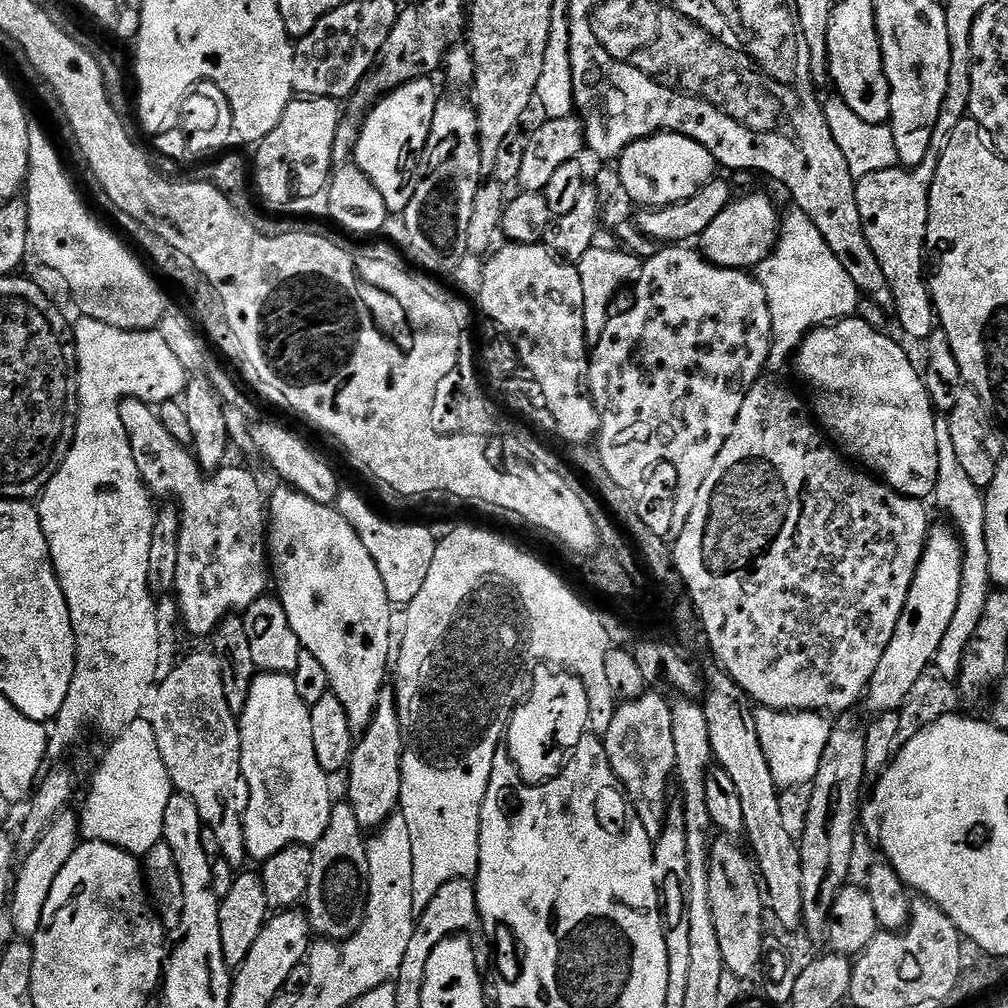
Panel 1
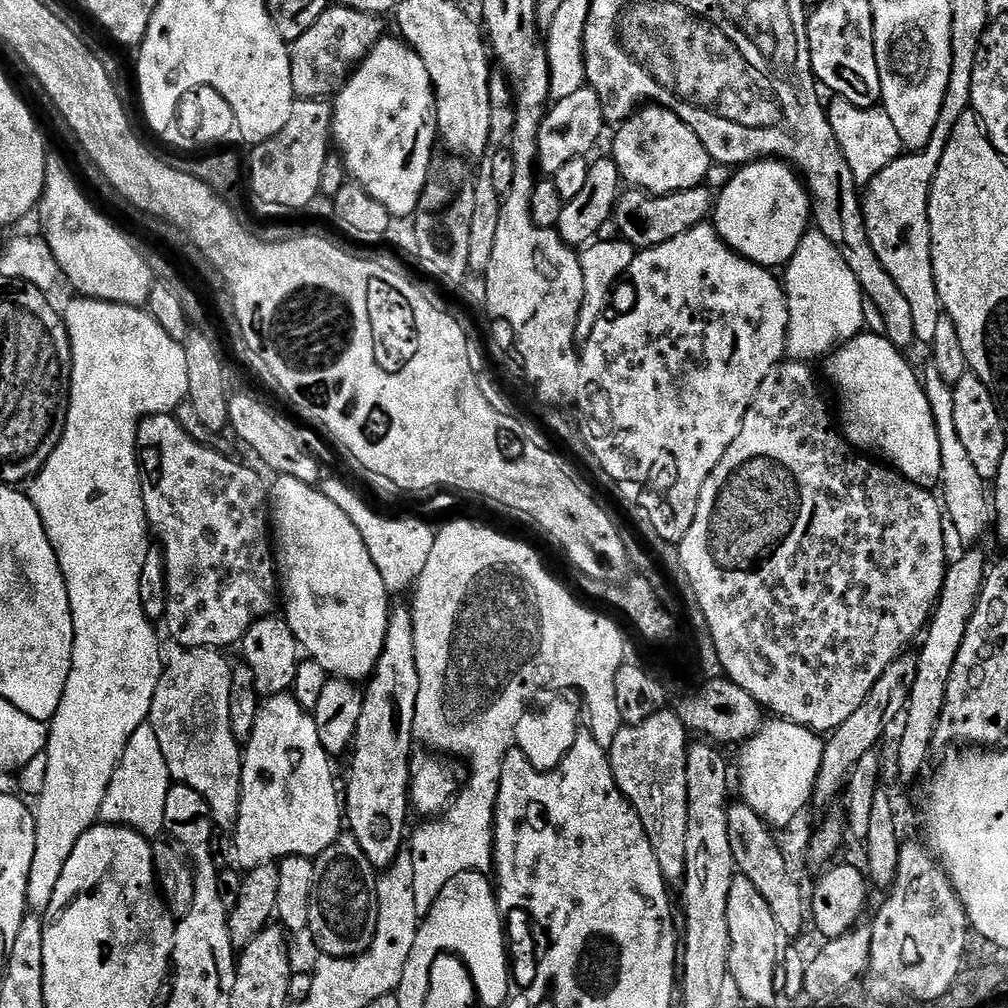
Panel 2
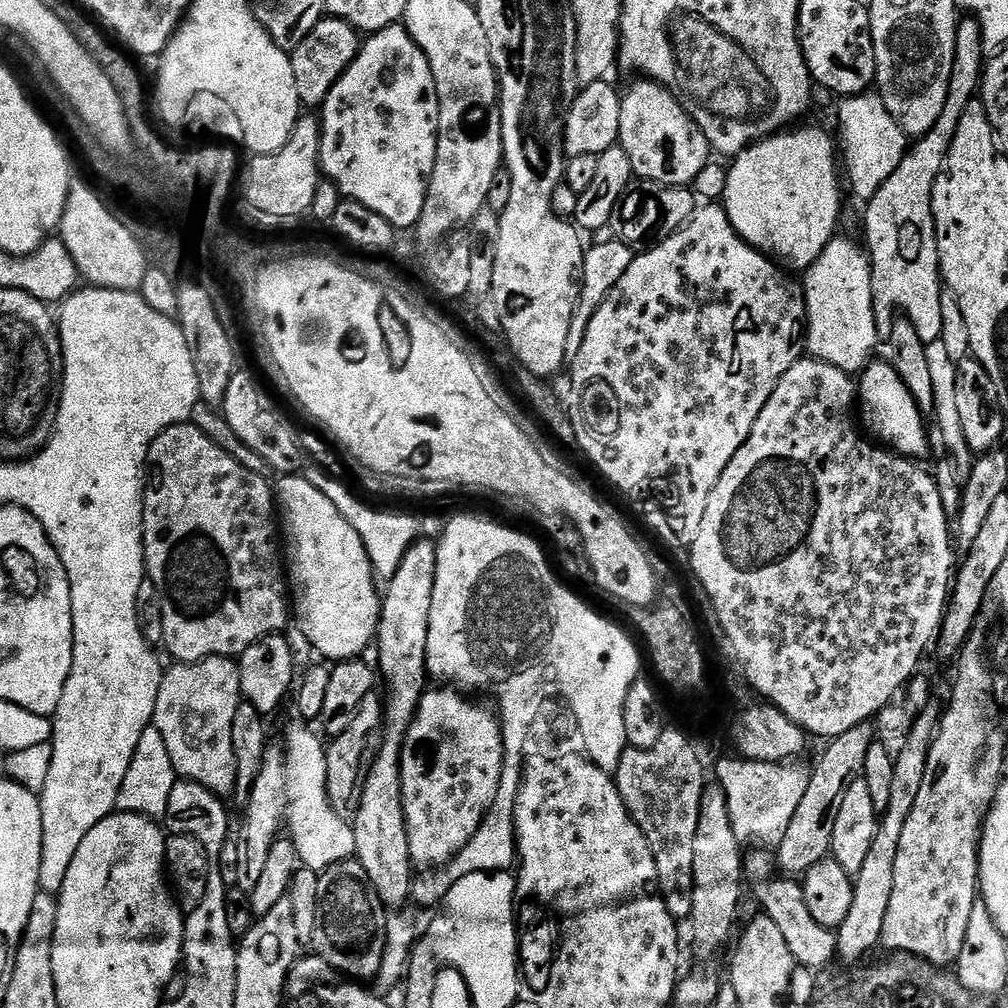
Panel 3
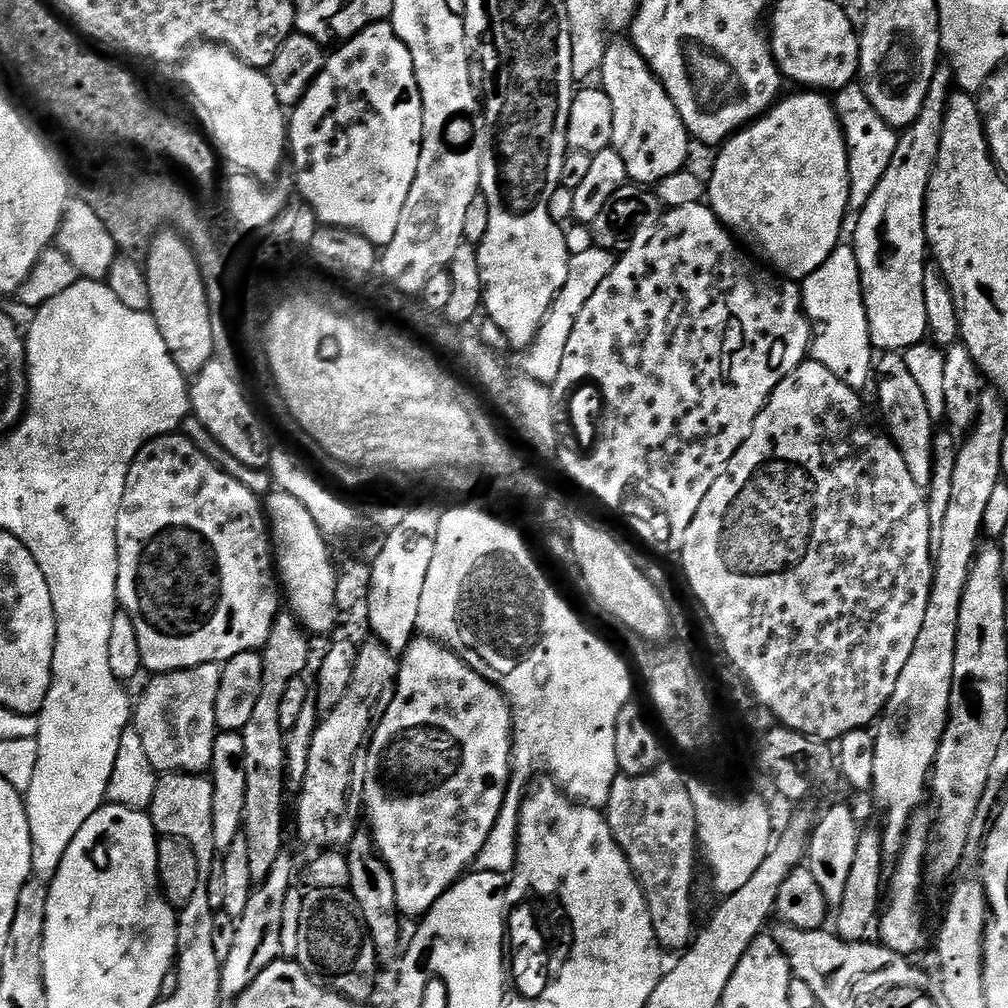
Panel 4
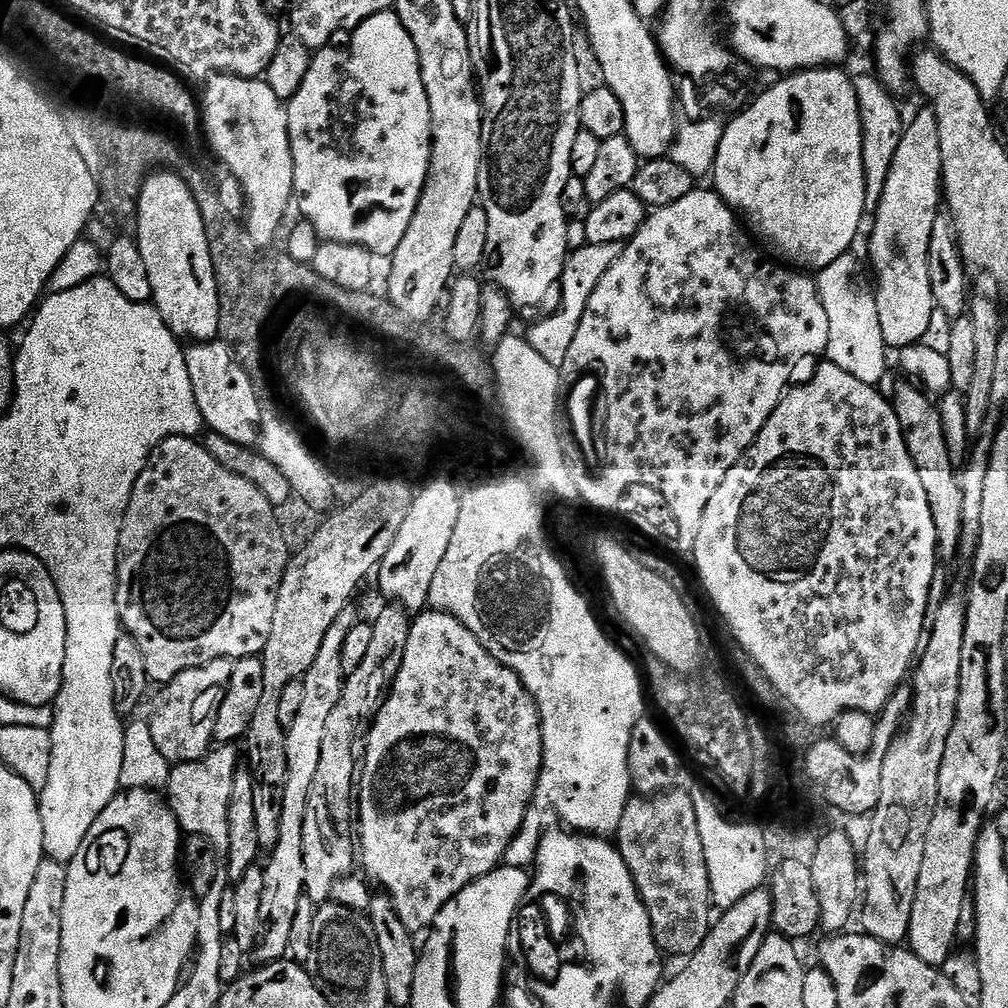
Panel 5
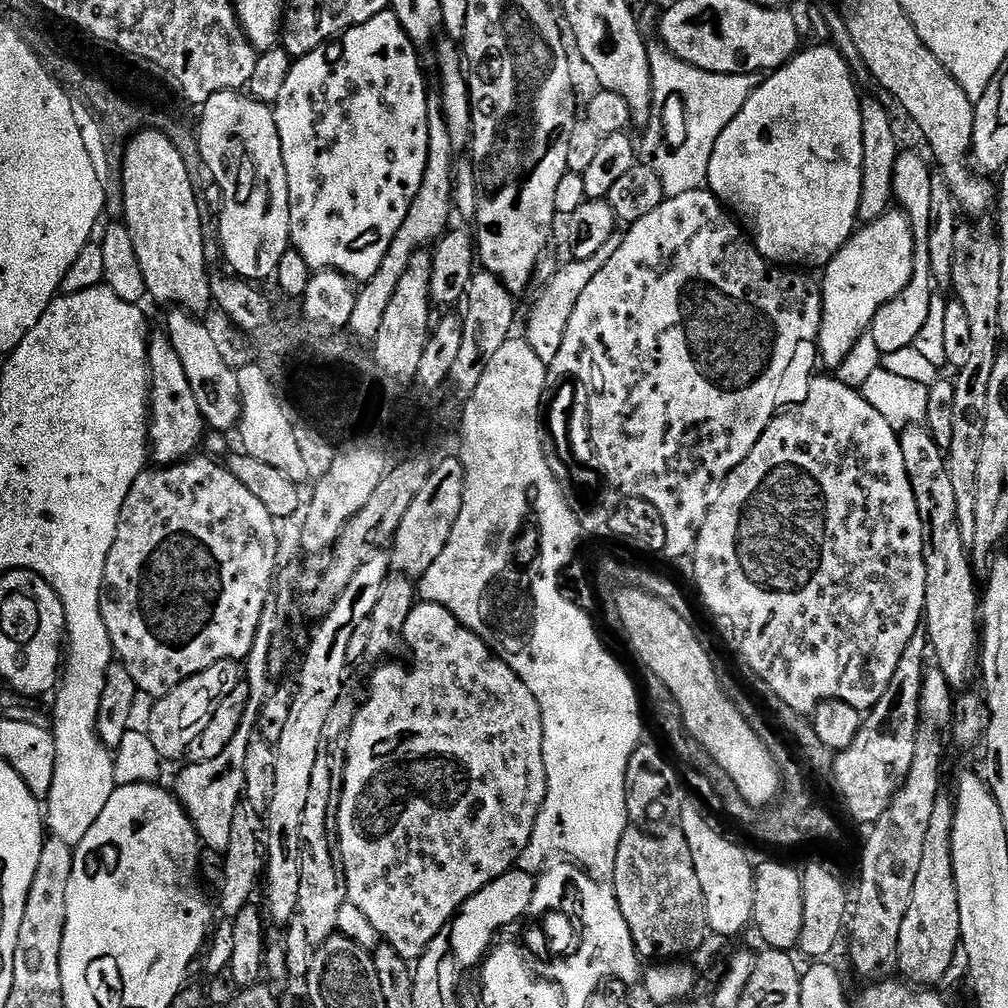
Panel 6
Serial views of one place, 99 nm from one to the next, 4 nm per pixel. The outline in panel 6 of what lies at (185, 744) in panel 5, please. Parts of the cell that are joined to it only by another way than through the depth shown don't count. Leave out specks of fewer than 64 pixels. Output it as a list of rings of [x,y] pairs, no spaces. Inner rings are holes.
[[[219,660],[214,666],[193,676],[185,676],[179,684],[171,685],[166,695],[153,703],[156,705],[148,712],[146,733],[158,755],[165,761],[183,757],[194,742],[194,738],[198,738],[198,734],[206,730],[209,718],[230,687],[228,668],[230,668],[229,661]]]

